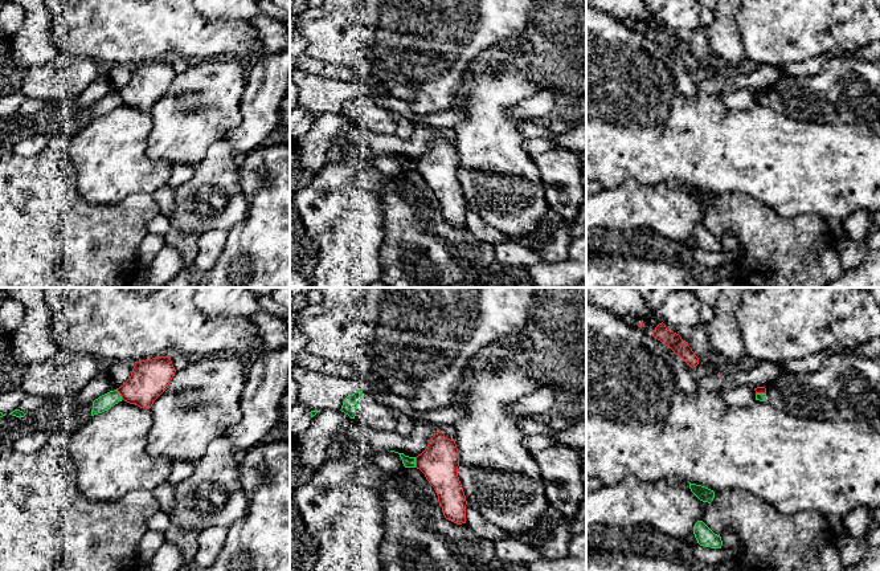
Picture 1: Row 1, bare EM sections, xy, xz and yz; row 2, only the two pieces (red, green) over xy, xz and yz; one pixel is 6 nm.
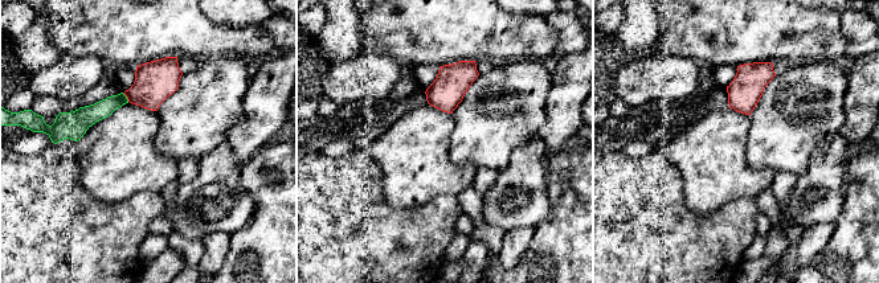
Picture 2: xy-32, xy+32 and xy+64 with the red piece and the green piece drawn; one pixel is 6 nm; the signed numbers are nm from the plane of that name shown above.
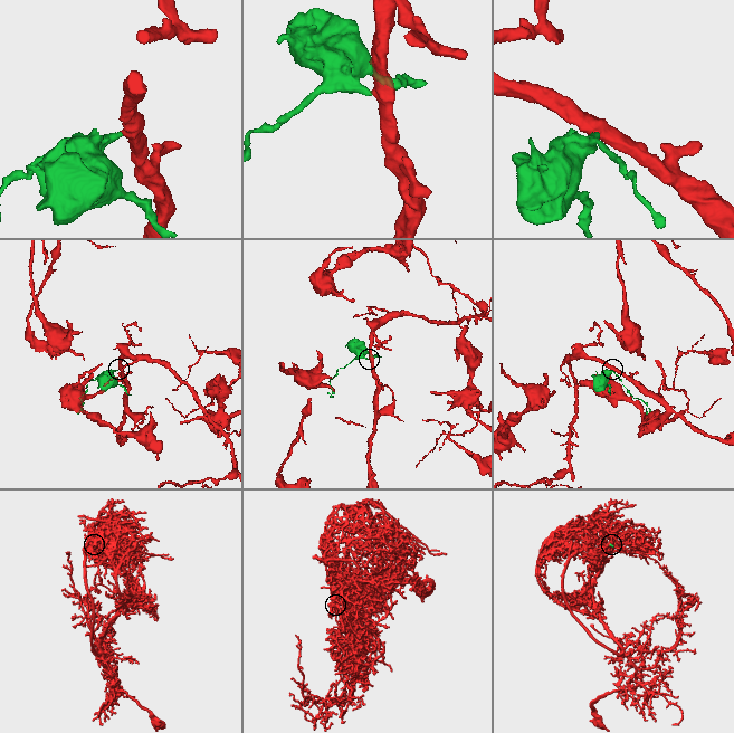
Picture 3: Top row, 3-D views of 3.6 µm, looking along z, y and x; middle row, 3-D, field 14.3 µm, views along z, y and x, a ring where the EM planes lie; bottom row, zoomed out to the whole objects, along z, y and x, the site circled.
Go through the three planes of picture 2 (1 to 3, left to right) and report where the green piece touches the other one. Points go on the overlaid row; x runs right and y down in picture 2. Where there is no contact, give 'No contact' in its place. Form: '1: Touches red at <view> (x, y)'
1: Touches red at xy-32 (126, 95)
2: No contact
3: No contact

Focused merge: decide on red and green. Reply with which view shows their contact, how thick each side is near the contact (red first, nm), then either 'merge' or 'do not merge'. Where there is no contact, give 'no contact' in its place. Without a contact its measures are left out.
xy | 240/90 nm | do not merge

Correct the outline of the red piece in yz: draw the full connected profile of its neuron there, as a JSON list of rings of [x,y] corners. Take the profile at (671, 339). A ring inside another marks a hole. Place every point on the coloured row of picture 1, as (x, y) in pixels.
[[[659,323],[651,334],[654,338],[670,347],[678,356],[680,356],[689,367],[699,364],[699,358],[682,337],[674,331],[670,331],[666,325]]]

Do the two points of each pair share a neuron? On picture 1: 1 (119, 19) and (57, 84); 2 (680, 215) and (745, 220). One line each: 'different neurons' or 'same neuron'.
1: different neurons
2: different neurons

